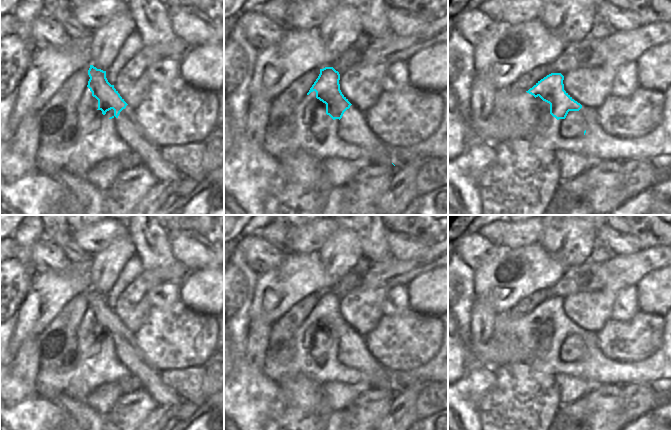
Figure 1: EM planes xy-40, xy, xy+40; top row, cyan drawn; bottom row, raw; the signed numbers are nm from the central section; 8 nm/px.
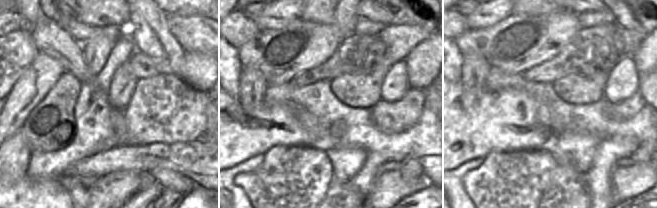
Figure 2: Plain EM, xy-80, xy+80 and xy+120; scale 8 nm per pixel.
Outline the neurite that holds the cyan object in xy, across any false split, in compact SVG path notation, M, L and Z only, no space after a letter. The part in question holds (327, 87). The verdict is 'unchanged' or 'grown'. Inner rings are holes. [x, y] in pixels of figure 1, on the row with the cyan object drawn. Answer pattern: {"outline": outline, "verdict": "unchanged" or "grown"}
{"outline": "M333 67L320 69L320 74L307 95L316 92L316 98L326 104L326 114L338 119L338 136L345 142L364 150L364 159L372 165L396 170L390 161L386 145L370 130L364 113L354 107L340 90L340 74Z", "verdict": "grown"}

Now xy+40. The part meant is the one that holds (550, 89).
{"outline": "M551 73L526 92L550 104L550 114L562 120L560 136L563 139L582 137L586 133L585 119L579 111L582 105L564 90L563 80L561 73Z", "verdict": "grown"}

